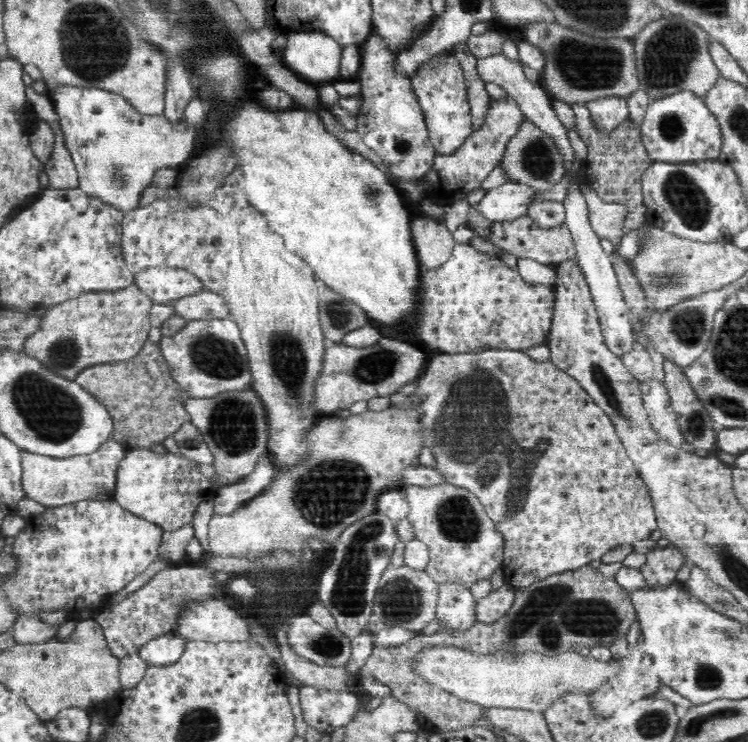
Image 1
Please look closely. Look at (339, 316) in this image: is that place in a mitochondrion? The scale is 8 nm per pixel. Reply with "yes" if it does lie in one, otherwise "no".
yes

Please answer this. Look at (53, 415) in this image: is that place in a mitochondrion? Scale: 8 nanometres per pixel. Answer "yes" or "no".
yes

